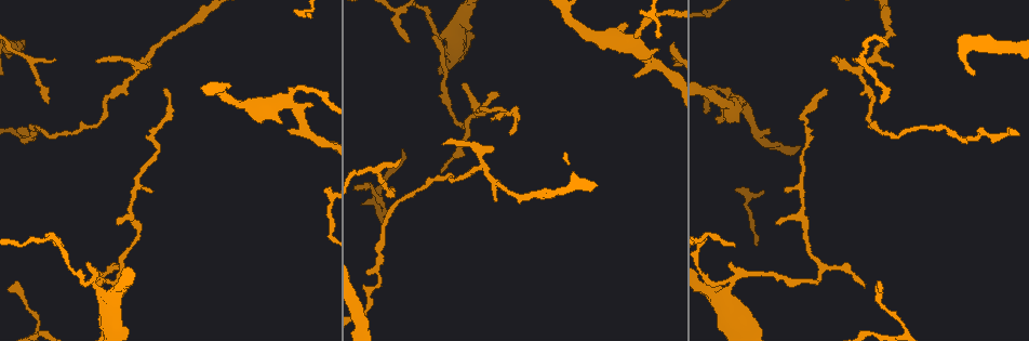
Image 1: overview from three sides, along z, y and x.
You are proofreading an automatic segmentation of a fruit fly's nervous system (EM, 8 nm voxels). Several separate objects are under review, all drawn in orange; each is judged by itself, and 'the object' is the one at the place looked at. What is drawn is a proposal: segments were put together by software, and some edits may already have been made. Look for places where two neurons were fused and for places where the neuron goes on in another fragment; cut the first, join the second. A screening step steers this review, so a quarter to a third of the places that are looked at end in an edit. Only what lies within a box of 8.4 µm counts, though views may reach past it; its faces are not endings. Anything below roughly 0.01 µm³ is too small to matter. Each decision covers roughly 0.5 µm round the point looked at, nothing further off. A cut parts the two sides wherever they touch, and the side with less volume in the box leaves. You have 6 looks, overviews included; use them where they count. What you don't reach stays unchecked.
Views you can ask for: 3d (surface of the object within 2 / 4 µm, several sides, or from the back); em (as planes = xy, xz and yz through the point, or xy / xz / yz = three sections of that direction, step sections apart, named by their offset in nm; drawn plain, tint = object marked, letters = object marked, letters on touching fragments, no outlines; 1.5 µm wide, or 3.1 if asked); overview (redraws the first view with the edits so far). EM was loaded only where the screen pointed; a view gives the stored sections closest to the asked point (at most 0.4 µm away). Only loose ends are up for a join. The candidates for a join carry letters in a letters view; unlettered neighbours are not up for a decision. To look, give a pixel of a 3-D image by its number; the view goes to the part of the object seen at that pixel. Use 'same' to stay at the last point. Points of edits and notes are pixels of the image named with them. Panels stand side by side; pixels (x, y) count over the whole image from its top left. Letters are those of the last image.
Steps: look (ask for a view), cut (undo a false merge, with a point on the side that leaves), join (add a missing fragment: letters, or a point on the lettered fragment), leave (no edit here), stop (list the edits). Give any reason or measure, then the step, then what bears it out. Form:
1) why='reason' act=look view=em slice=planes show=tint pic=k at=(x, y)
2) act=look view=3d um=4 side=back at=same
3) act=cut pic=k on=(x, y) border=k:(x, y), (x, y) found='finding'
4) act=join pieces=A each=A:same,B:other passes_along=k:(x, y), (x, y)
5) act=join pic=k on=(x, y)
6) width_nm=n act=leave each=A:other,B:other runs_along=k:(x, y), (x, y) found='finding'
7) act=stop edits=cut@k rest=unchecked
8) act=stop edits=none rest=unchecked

why='abrupt turn' act=look view=em slice=yz step=8 show=tint pic=1 at=(91, 283)

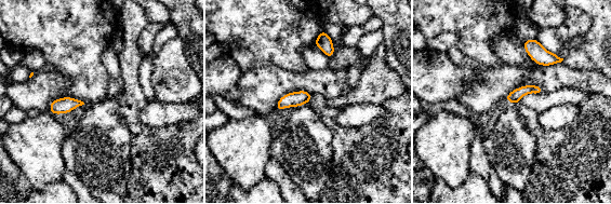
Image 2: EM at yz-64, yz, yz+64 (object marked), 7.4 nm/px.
why='what lies round it' act=look view=em slice=yz step=8 show=letters at=same

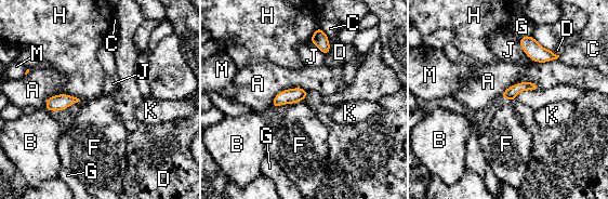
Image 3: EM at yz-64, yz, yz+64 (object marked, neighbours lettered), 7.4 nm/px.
width_nm=90 act=leave each=A:other,B:other,C:other,D:other,F:other,G:other,H:other,J:other,K:other,M:other border=3:(329, 40), (329, 51), (325, 55) found='continuous, no second neuron'

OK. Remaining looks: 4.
why='tapers out' act=look view=em slice=yz step=8 show=tint pic=1 at=(861, 283)

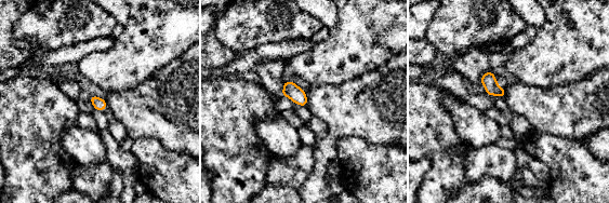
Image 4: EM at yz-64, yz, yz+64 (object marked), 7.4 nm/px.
why='cut it another way' act=look view=em slice=planes show=letters at=same

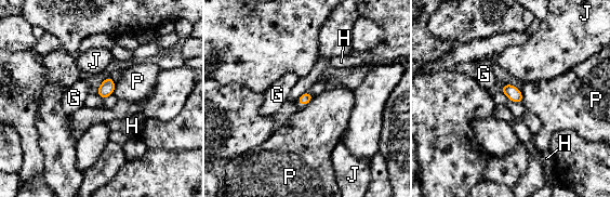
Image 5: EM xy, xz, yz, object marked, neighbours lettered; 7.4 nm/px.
act=leave each=G:other,H:other,J:other,P:other border=5:(520, 90), (522, 103) found='no lettered fragment goes on from it'

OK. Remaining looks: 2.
why='an open end' act=look view=em slice=planes show=letters pic=1 at=(150, 66)

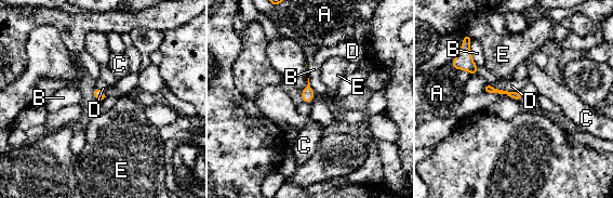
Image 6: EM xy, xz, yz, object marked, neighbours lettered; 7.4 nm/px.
act=leave each=A:other,B:other,C:other,D:other,E:other found='none of them fits'

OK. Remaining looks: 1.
act=stop edits=none rest=unchecked

